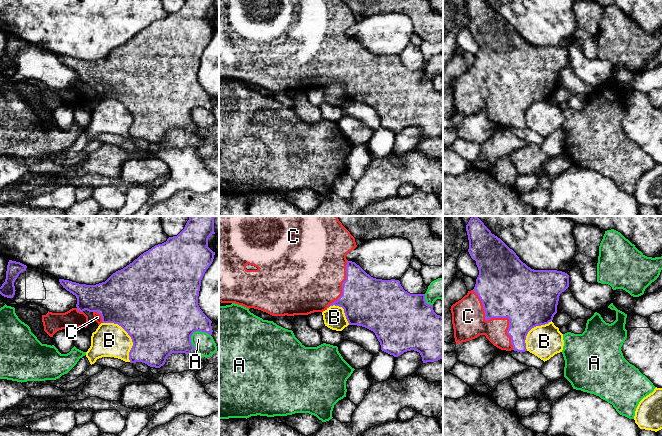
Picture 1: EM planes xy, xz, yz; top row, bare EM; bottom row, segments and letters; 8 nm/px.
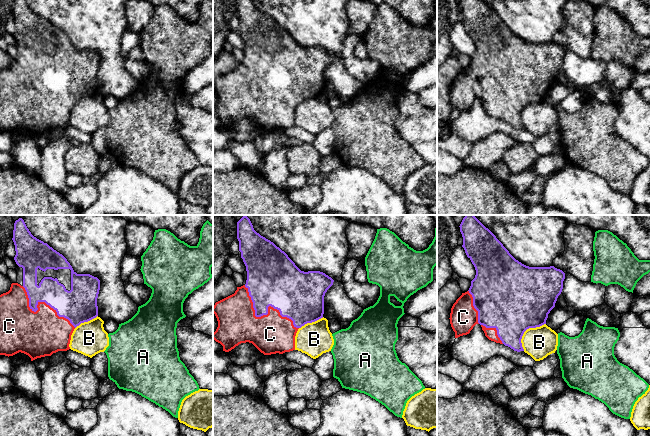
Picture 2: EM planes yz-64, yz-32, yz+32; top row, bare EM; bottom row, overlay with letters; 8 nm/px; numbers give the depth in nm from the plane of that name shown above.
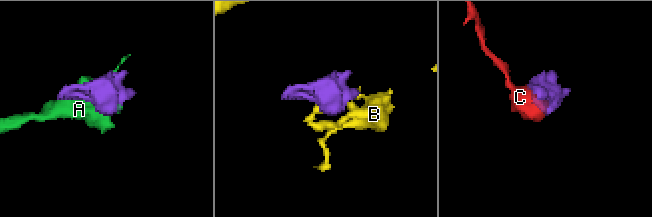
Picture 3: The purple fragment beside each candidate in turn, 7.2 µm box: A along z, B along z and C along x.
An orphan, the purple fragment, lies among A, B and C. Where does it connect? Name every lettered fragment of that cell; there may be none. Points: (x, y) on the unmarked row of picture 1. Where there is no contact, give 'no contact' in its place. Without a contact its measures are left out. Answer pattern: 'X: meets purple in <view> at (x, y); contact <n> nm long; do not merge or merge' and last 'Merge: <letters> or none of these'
A: meets purple in xy at (190, 118); contact 200 nm long; do not merge
B: meets purple in xy at (128, 110); contact 400 nm long; do not merge
C: meets purple in yz at (497, 93); contact 600 nm long; merge
Merge: C

